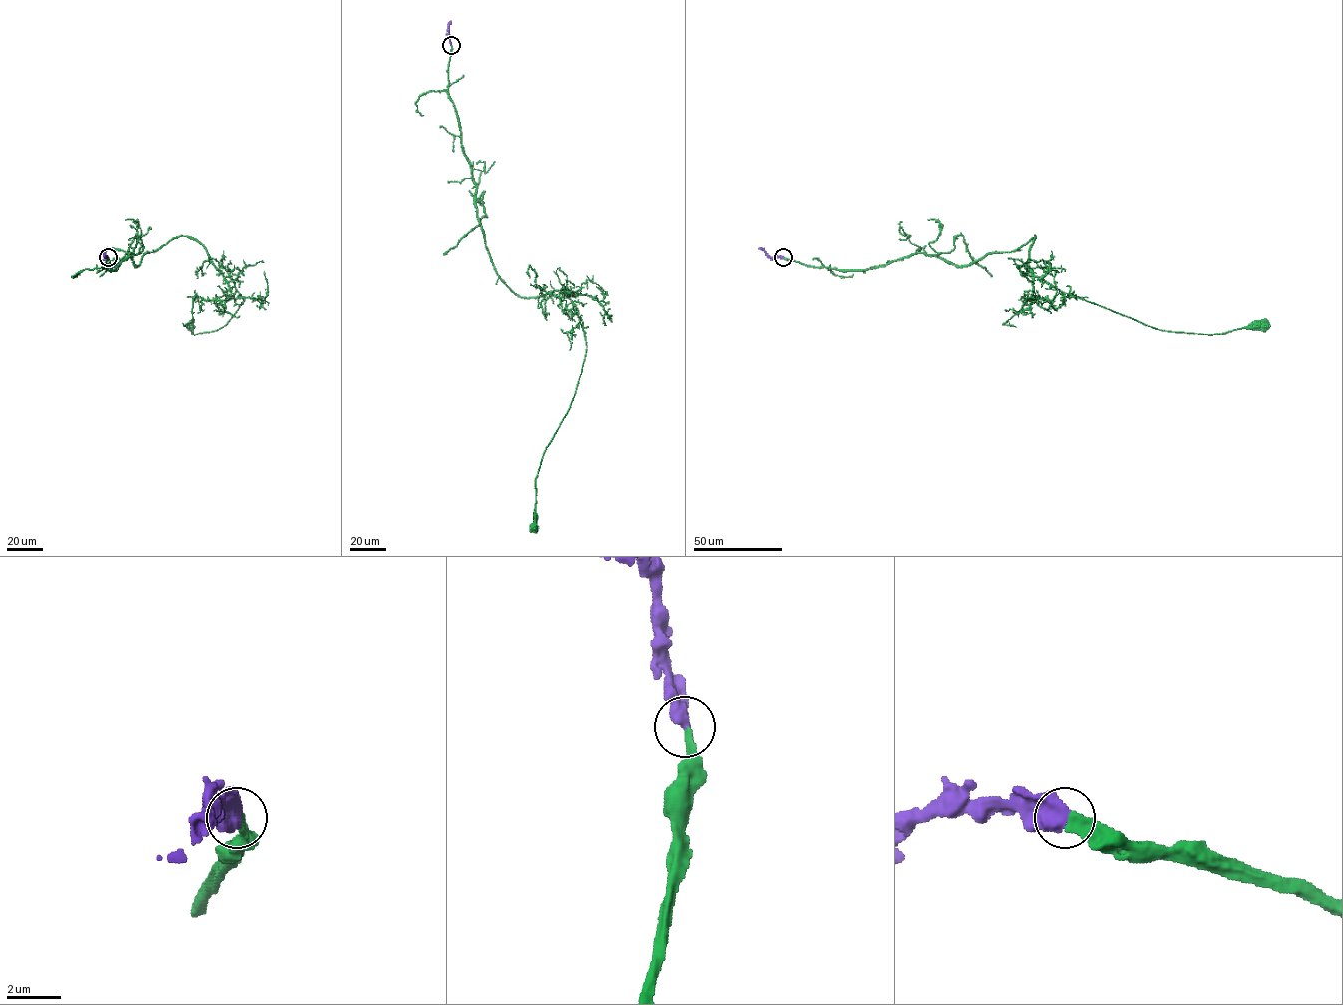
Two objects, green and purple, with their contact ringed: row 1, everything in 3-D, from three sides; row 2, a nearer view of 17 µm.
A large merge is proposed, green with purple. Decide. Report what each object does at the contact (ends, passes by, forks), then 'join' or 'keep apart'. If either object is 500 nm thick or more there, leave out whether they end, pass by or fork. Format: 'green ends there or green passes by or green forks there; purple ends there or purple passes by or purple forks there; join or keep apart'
join

